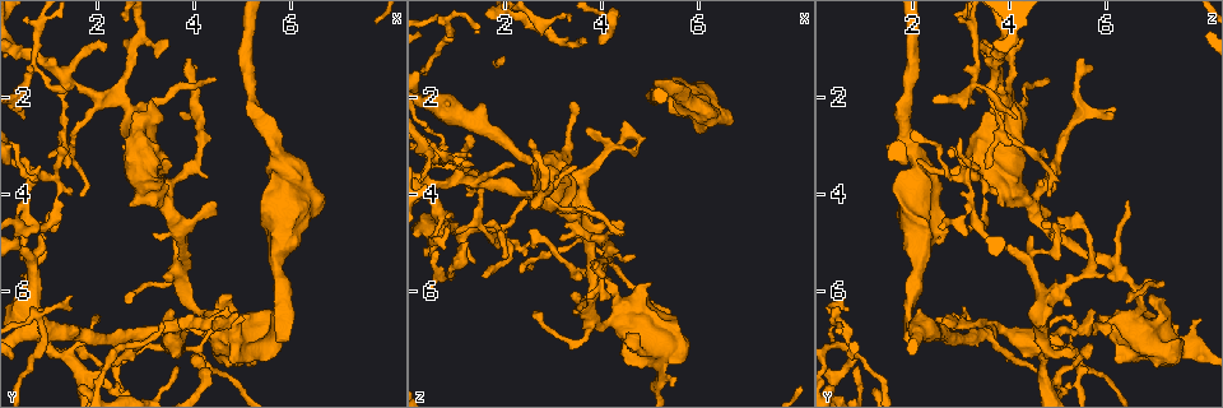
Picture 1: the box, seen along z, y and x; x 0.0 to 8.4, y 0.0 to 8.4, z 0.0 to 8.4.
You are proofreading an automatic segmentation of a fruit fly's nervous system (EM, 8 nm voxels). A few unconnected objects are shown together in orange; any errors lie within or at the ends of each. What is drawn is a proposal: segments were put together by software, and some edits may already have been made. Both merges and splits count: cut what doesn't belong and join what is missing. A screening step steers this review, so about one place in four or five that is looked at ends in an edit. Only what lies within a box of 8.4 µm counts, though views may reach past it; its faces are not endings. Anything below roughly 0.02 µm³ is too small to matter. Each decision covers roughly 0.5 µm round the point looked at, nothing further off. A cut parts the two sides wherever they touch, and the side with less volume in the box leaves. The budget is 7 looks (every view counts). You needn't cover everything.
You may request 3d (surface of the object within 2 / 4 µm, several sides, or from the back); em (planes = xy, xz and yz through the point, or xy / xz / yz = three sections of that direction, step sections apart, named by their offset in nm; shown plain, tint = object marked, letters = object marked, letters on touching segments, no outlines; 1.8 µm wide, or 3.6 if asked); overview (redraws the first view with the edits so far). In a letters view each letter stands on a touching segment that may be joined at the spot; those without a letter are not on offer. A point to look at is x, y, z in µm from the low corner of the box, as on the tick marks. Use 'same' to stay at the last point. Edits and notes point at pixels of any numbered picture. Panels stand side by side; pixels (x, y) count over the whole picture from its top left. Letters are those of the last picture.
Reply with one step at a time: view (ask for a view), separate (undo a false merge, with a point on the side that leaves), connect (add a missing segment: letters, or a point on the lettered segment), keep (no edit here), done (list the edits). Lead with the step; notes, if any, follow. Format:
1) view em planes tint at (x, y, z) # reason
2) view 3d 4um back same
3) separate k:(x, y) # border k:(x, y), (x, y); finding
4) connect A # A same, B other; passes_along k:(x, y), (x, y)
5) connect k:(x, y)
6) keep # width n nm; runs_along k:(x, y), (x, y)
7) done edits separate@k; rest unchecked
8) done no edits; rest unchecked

view 3d 4um at (0.55, 4.55, 3.30) # branch point

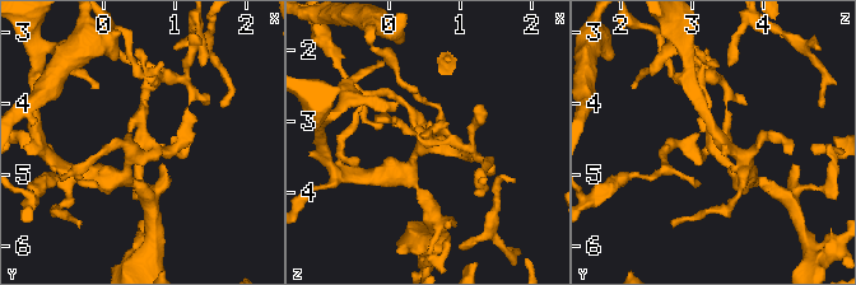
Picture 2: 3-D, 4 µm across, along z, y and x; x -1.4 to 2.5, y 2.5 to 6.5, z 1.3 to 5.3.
view em xy step 4 letters at (0.55, 4.60, 3.25)

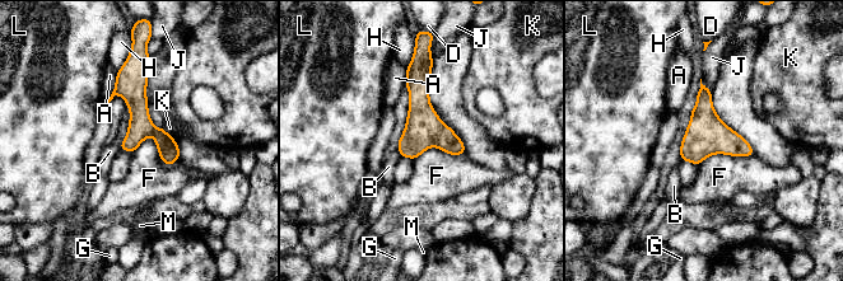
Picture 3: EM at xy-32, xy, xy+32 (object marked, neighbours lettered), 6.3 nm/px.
keep # A other, B other, D other, F other, G other, H other, J other, K other, L other, M other; runs_along 3:(131, 66), (139, 116), (171, 160); one neuron here

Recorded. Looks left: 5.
view em planes tint at (3.65, 7.20, 4.80) # three arms meet

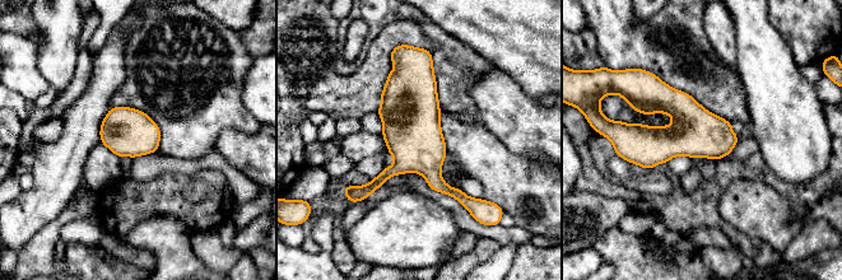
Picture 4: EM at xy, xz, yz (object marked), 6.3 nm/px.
view em planes letters same

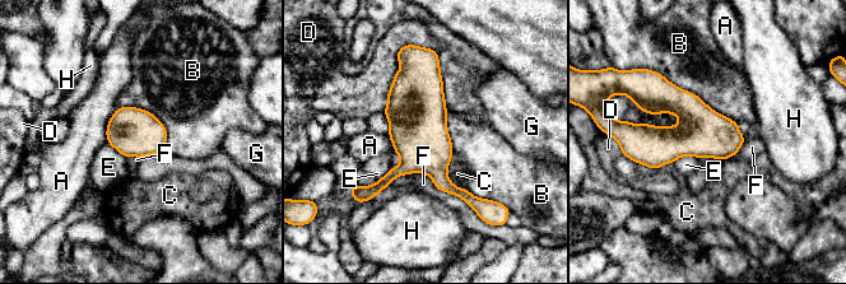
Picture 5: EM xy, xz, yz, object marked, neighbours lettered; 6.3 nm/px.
keep # A other, B other, C other, D other, E other, F other, G other, H other; all the same neuron

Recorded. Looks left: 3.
view em 3.6um planes letters at (6.65, 4.00, 2.35) # free end

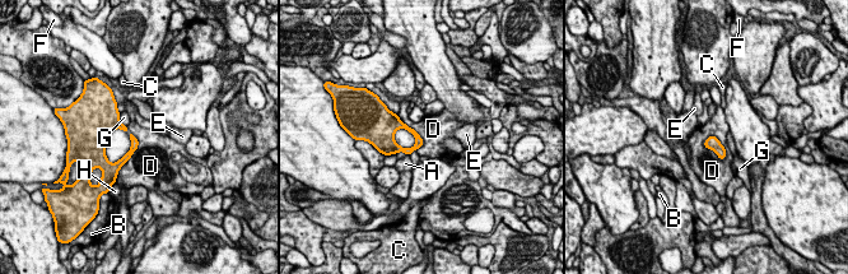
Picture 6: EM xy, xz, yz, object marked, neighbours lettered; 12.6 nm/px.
keep # A other, B other, C other, D other, E other, F other, G other, H other; border 6:(709, 135), (723, 147), (723, 159); none of them fits

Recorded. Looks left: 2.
done no edits; rest unchecked

